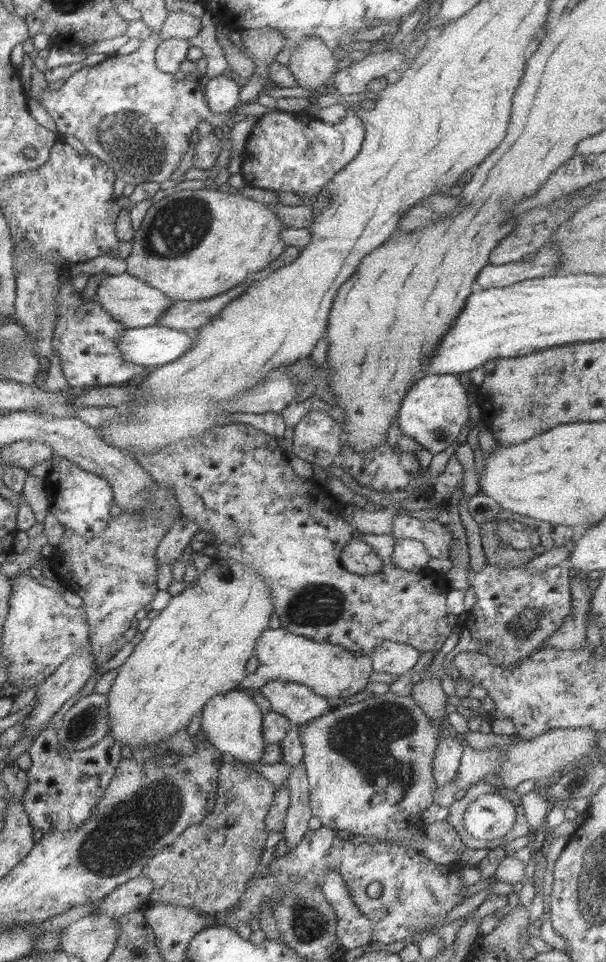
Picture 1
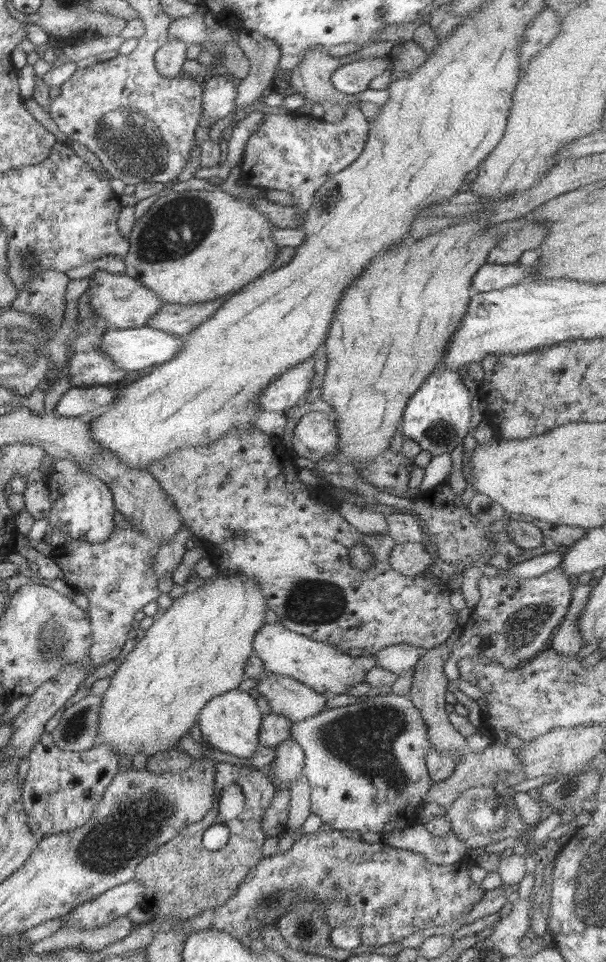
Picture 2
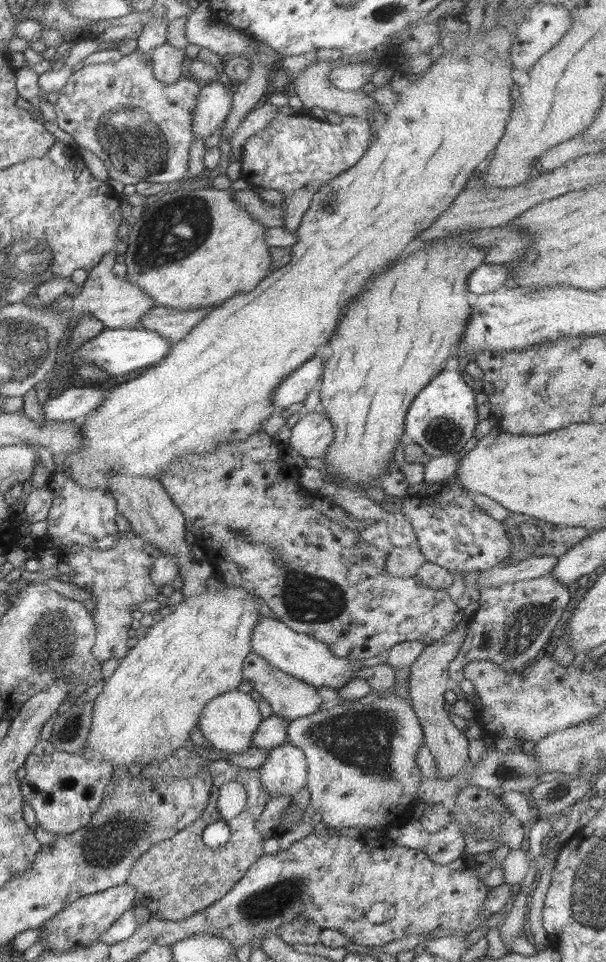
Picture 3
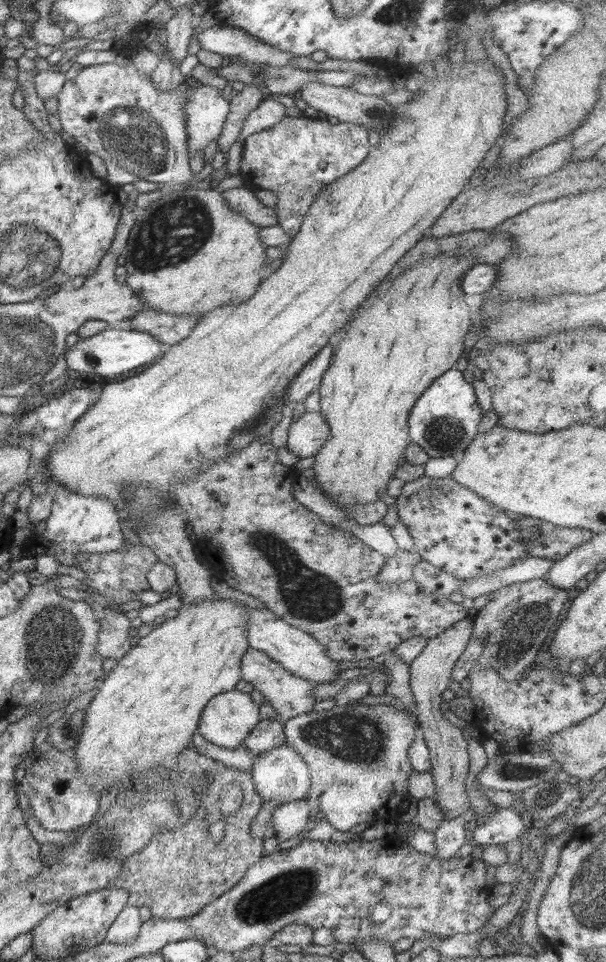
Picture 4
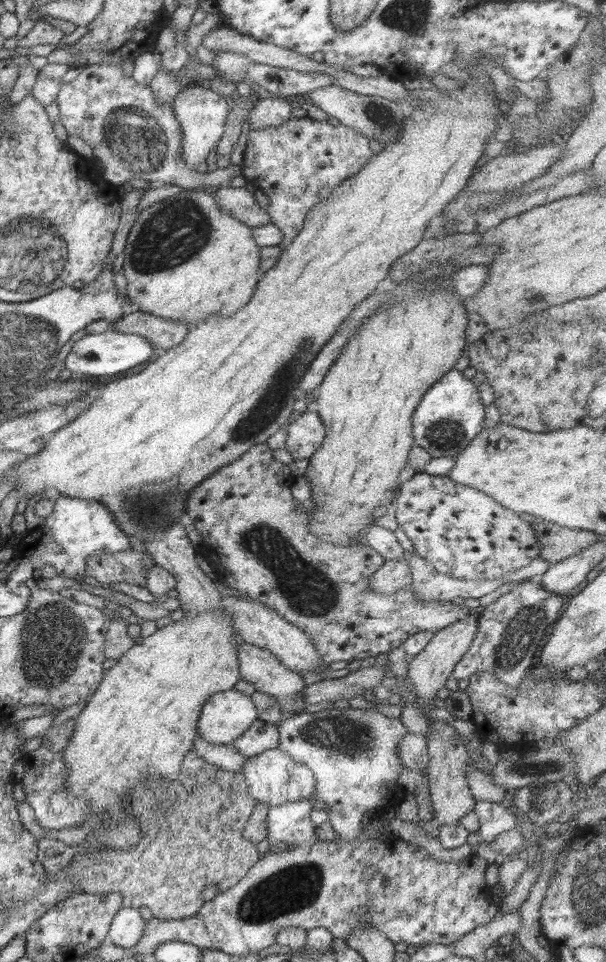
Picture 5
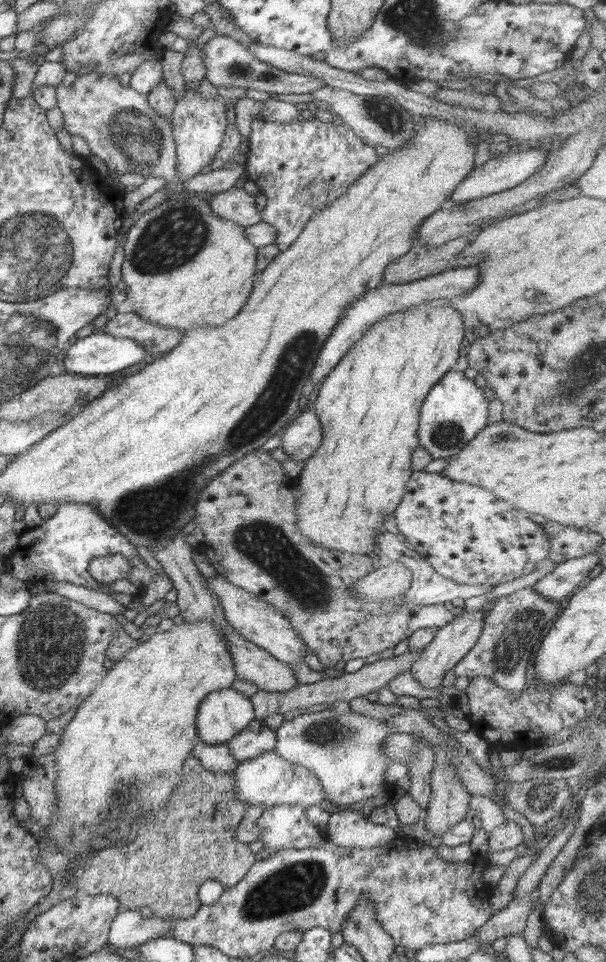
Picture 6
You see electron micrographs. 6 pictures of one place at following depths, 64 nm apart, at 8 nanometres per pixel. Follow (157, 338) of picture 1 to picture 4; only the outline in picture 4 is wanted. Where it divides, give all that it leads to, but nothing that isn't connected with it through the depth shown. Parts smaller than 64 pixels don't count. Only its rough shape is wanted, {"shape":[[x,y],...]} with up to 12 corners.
{"shape":[[110,327],[65,354],[75,375],[115,378],[159,362],[150,334]]}

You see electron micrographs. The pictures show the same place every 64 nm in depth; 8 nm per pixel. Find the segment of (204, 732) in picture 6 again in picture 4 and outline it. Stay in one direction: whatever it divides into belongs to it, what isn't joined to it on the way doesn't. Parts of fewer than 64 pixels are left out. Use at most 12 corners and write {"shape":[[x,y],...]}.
{"shape":[[249,693],[211,698],[197,732],[234,750],[260,722]]}

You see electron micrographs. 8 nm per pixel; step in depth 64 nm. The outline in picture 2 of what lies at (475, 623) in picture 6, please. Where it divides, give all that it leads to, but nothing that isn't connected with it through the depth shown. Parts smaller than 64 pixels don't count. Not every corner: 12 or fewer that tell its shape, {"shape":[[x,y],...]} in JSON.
{"shape":[[452,646],[430,648],[414,666],[409,699],[432,748],[468,750],[448,720],[444,661]]}

